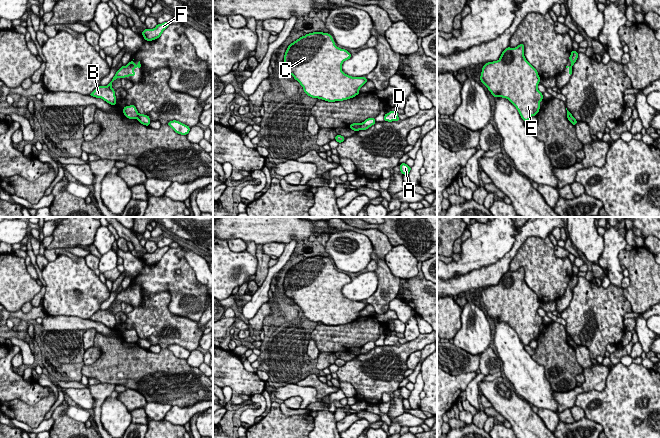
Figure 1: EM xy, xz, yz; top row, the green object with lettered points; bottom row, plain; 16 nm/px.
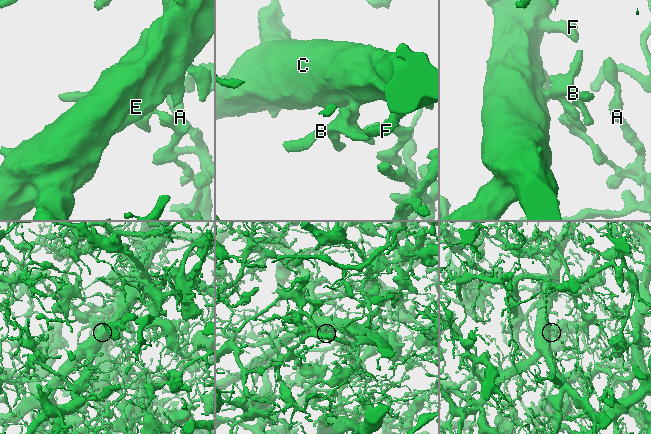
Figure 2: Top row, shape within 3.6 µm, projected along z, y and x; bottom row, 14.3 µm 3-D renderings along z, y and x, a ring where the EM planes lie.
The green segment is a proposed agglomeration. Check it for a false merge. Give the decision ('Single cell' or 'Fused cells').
Fused cells

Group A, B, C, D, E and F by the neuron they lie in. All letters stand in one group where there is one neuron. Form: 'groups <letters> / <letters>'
groups A B C E F / D

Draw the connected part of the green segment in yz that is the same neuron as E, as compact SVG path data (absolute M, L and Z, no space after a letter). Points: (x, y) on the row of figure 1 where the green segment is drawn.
M524 44L507 47L498 61L482 67L480 81L496 97L508 99L524 122L537 115L542 93L538 90L540 77L524 56Z

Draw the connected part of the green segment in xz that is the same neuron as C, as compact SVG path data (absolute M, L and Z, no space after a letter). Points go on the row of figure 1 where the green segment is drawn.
M313 32L291 43L284 55L284 70L297 80L304 92L328 102L343 101L358 95L359 89L368 81L366 77L352 77L342 71L344 61L351 58L347 50L335 45L328 33Z

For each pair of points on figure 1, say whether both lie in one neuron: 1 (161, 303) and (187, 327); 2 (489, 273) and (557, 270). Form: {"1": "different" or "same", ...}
{"1": "same", "2": "different"}

